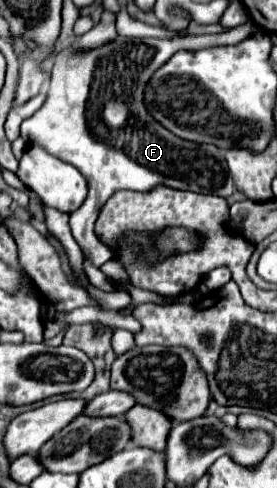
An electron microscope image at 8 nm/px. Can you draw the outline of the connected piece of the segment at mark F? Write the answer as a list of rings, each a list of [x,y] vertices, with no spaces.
[[[247,21],[231,31],[215,35],[173,39],[117,37],[113,43],[87,53],[69,49],[55,57],[47,101],[37,113],[21,123],[21,137],[27,143],[41,145],[51,155],[65,159],[85,175],[89,195],[83,205],[71,213],[69,225],[75,241],[89,255],[95,267],[101,267],[113,257],[113,251],[97,239],[93,223],[105,201],[115,191],[129,189],[145,193],[157,185],[165,185],[179,191],[211,193],[219,197],[229,197],[233,193],[235,187],[223,151],[215,145],[201,145],[181,139],[157,123],[145,107],[145,87],[151,75],[177,51],[237,45],[251,35],[251,29],[253,25]]]

